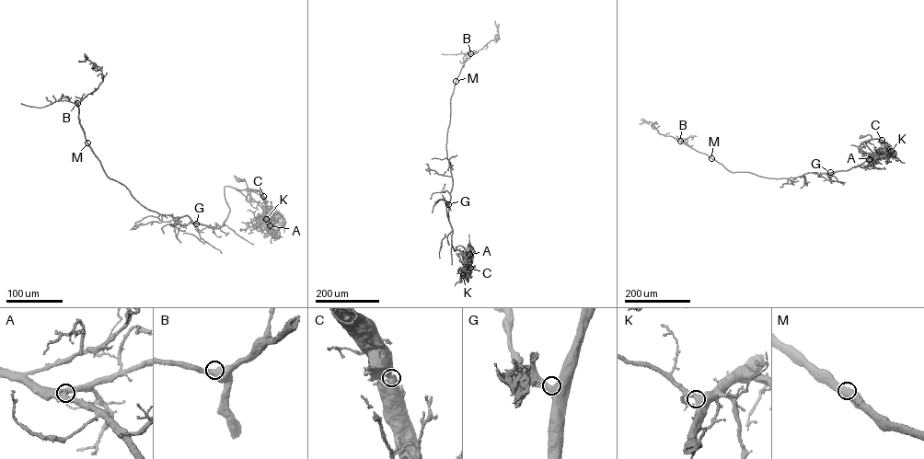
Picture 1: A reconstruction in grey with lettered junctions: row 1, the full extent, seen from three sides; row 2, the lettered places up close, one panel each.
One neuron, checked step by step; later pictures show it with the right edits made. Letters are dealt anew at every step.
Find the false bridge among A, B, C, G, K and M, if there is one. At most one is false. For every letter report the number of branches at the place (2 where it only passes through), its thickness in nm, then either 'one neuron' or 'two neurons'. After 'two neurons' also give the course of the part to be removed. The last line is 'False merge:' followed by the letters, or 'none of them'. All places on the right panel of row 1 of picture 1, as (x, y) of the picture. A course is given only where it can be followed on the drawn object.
A: 2 branches meet; 600 nm thick; one neuron
B: 2 branches meet; 550 nm thick; one neuron
C: 2 branches meet; 550 nm thick; one neuron
G: 2 branches meet; 550 nm thick; one neuron
K: 2 branches meet; 550 nm thick; one neuron
M: 2 branches meet; 600 nm thick; one neuron
False merge: none of them

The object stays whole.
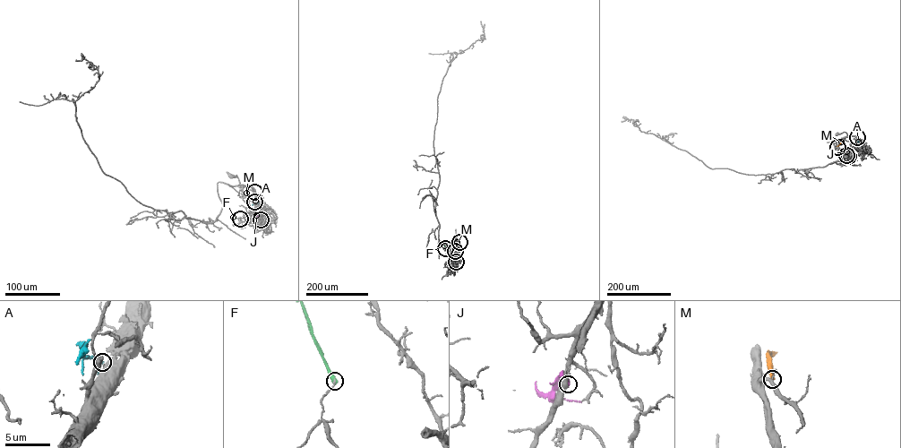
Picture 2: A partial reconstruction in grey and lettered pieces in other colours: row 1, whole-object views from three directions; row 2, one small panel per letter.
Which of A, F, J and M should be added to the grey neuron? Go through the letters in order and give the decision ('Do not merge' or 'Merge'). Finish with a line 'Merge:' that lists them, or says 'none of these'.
A: Merge
F: Do not merge
J: Do not merge
M: Do not merge
Merge: A

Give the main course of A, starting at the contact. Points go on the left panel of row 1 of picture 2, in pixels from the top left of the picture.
A: (254, 192), (255, 203), (258, 202)

